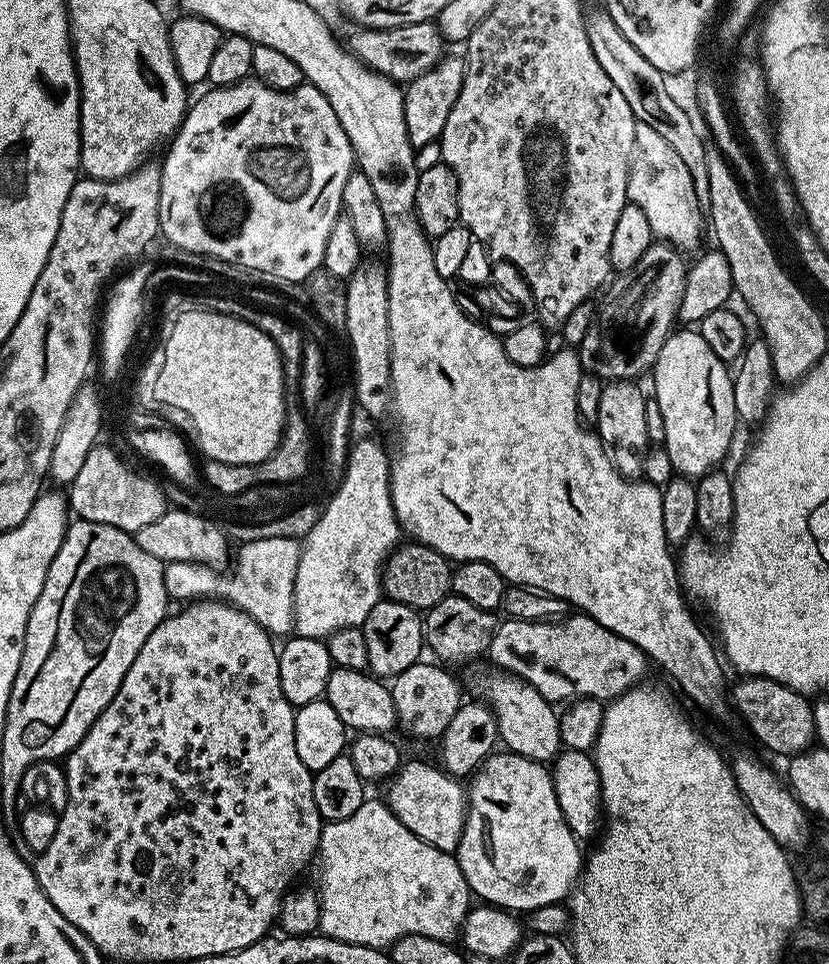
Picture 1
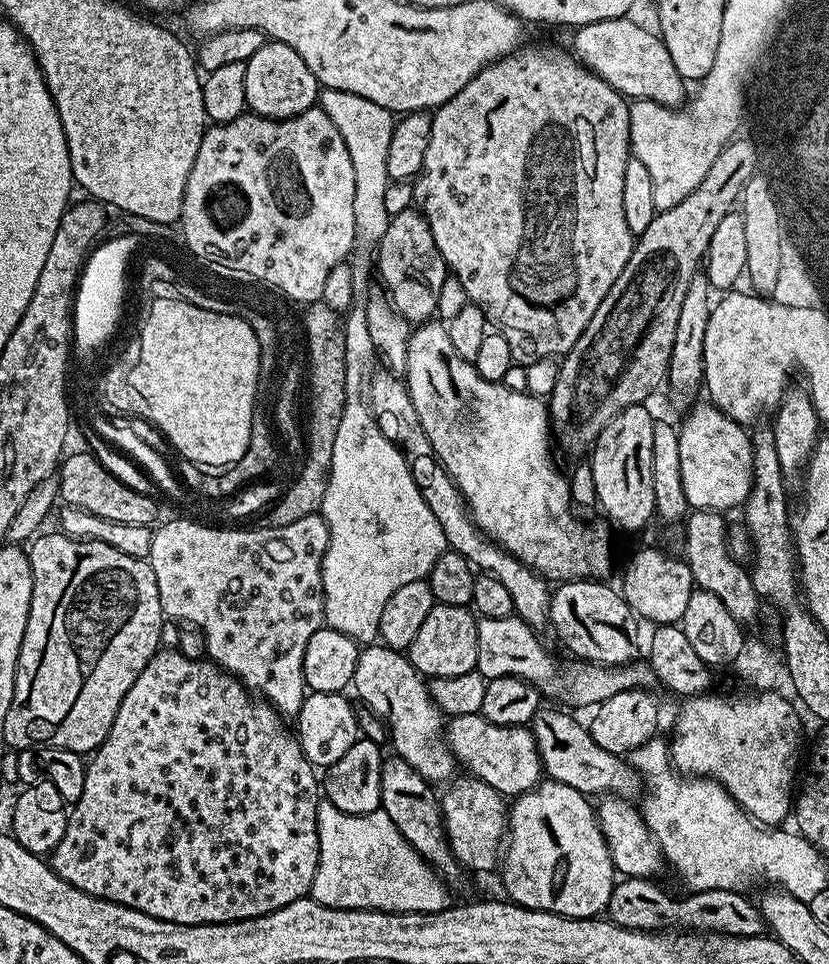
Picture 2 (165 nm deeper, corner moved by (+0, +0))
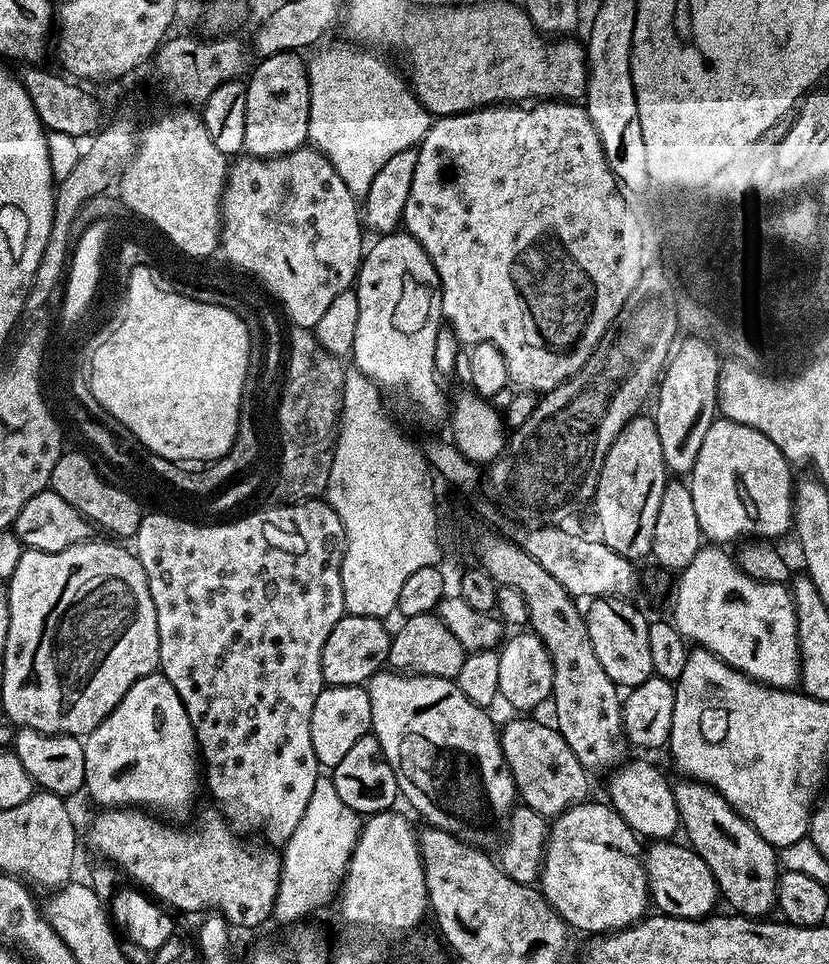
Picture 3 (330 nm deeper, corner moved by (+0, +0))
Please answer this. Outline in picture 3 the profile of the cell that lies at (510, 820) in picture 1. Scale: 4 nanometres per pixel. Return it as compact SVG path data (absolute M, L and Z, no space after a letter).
M585 802L582 804L576 804L573 808L567 808L562 815L555 817L555 819L551 821L548 830L548 843L544 853L544 862L540 869L538 888L548 900L548 905L568 923L569 929L575 930L577 933L580 931L588 932L587 934L607 934L609 932L615 932L617 928L629 928L632 924L637 923L637 921L649 911L650 897L648 895L648 875L644 869L641 837L637 836L636 831L628 825L618 813L616 813L616 810L612 807L611 803L592 803L593 802Z

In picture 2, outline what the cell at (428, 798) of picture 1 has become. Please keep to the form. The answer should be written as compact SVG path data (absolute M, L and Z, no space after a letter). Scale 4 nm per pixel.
M464 774L453 779L440 796L440 809L444 815L444 833L450 850L461 869L472 872L497 871L502 860L502 849L506 844L509 805L506 797L494 786Z

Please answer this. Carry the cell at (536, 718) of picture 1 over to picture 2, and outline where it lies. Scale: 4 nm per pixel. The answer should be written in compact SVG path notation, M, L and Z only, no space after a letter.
M547 708L537 712L530 725L547 779L574 786L574 790L585 794L600 792L599 794L615 794L625 798L641 795L640 773L624 756L616 756L610 750L602 750L602 746L598 746L598 742L590 738L587 727L583 723L579 724L574 717Z

